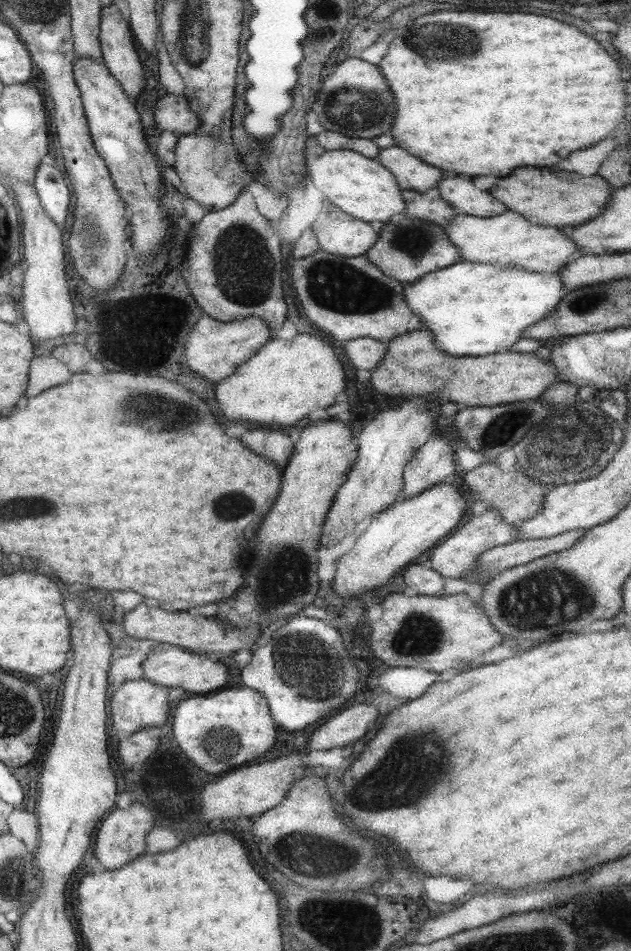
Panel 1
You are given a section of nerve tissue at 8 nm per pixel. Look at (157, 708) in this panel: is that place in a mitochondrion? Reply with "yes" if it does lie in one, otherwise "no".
no

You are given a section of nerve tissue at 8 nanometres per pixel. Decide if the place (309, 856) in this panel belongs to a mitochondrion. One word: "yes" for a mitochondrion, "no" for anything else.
yes

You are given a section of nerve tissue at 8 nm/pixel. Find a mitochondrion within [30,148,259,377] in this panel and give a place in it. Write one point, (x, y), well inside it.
(93, 235)

